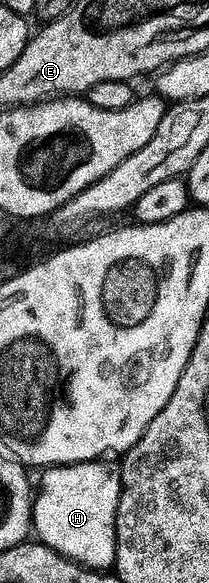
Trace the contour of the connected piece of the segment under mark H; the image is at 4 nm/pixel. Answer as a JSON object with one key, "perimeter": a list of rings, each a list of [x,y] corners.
{"perimeter":[[[76,470],[54,475],[41,496],[41,532],[48,543],[81,561],[105,562],[113,555],[113,525],[117,518],[119,484],[114,480],[100,480],[93,470]]]}

